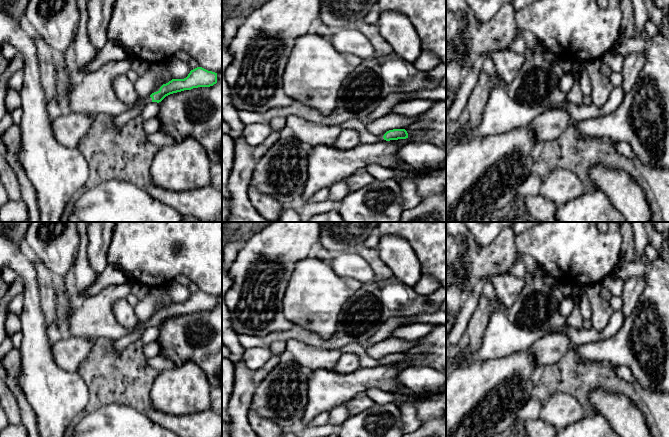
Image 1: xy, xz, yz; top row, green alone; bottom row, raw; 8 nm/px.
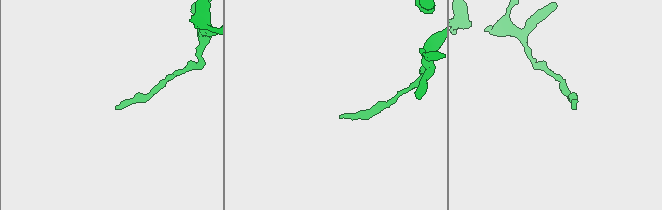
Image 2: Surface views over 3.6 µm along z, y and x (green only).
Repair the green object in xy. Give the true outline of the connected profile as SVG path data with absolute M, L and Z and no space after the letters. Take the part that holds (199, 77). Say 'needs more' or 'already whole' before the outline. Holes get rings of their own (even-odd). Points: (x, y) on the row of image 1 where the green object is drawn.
needs more; M132 57L123 61L111 61L95 72L87 73L78 85L72 85L65 107L74 113L116 116L128 112L141 103L161 102L166 96L198 87L210 87L217 83L217 73L197 67L184 79L172 79L157 92L139 99L135 105L121 102L114 91L113 81L132 68Z

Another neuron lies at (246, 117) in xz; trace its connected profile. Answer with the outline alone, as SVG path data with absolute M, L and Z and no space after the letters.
M249 111L239 112L239 118L244 125L262 122L269 123L269 121L267 121L260 113L255 112Z

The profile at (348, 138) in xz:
M342 129L332 145L338 150L348 150L360 144L360 133L355 129Z

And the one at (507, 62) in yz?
M508 48L496 51L492 56L497 74L507 83L511 83L522 67L525 54L518 54Z

